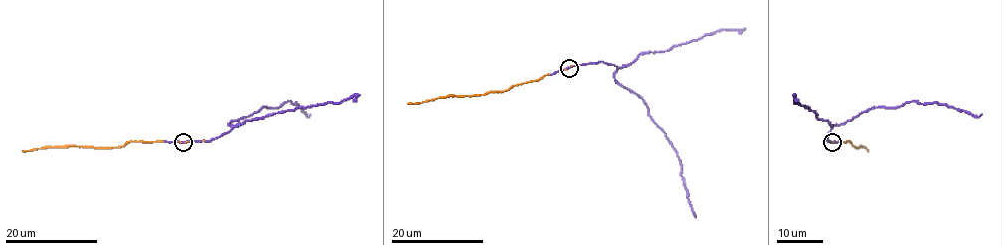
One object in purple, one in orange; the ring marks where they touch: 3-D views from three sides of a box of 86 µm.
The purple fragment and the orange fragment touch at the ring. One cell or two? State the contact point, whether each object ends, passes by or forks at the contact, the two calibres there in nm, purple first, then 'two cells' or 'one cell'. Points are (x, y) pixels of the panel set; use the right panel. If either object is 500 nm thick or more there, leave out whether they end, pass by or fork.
(832, 142) | purple passes by | orange ends | 200/100 nm | one cell

